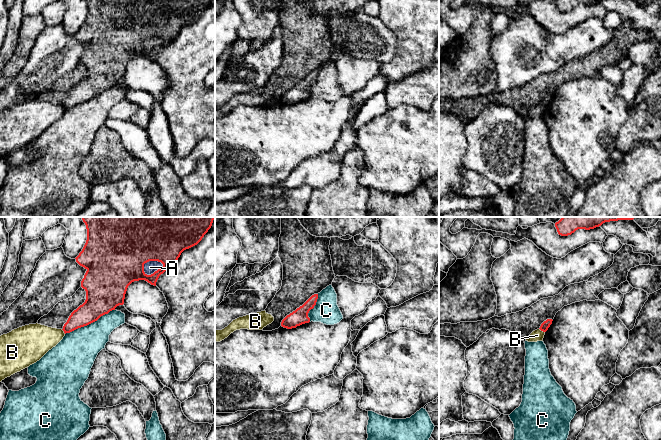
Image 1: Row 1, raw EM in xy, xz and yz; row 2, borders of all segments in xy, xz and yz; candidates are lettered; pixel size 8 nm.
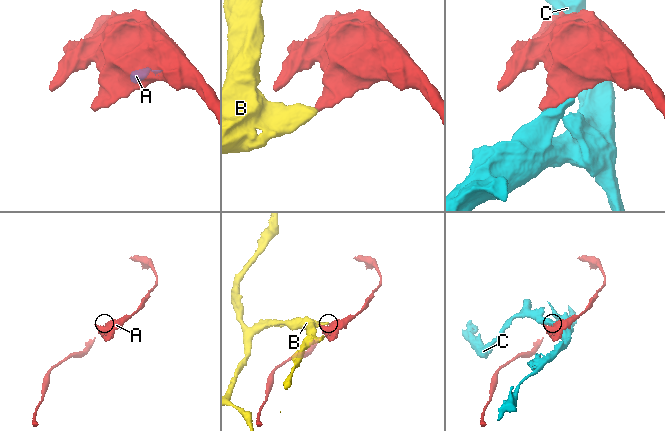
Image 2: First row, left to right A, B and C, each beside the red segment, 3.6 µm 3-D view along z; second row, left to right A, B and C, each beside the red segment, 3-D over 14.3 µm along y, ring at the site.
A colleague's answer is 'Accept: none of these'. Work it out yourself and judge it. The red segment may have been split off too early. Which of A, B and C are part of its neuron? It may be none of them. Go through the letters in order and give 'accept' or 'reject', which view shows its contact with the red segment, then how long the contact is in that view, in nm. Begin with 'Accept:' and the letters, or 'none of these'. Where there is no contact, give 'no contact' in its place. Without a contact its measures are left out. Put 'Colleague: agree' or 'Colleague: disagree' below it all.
Accept: none of these
A: reject; meets red in xy; contact 180 nm long
B: reject; meets red in yz; contact 60 nm long
C: reject; meets red in xy; contact 440 nm long
Colleague: agree

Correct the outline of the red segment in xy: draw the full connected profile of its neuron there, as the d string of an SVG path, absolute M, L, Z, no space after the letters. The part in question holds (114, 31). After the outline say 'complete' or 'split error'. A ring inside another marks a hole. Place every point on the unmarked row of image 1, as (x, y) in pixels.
M85 0L87 16L76 38L87 47L81 57L81 63L86 67L86 76L69 92L63 102L64 109L70 109L78 104L87 102L97 97L101 92L115 86L124 80L128 62L139 56L145 56L156 62L156 58L171 41L173 41L181 29L197 21L211 4L212 0ZM149 37L158 37L163 42L151 51L144 48L144 40Z | complete

